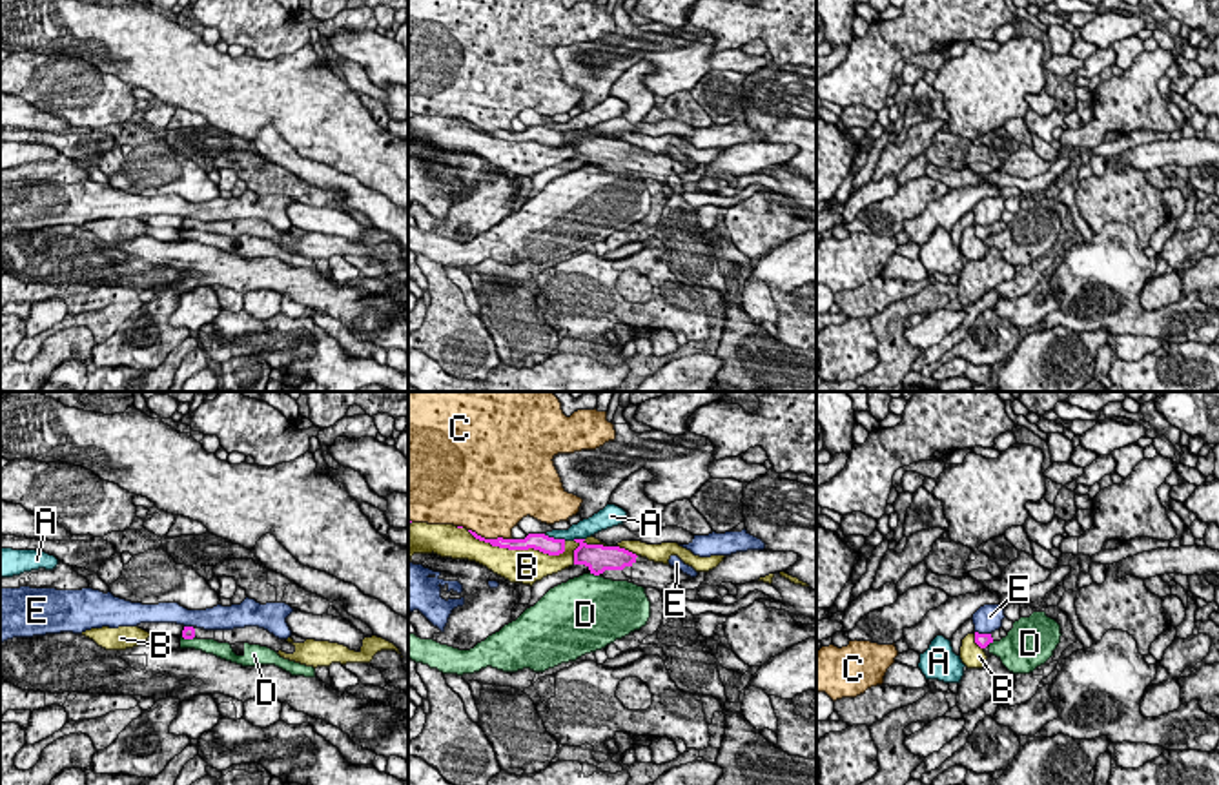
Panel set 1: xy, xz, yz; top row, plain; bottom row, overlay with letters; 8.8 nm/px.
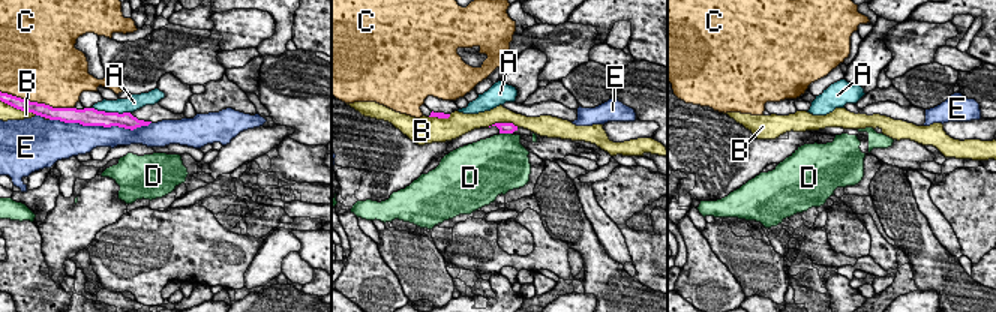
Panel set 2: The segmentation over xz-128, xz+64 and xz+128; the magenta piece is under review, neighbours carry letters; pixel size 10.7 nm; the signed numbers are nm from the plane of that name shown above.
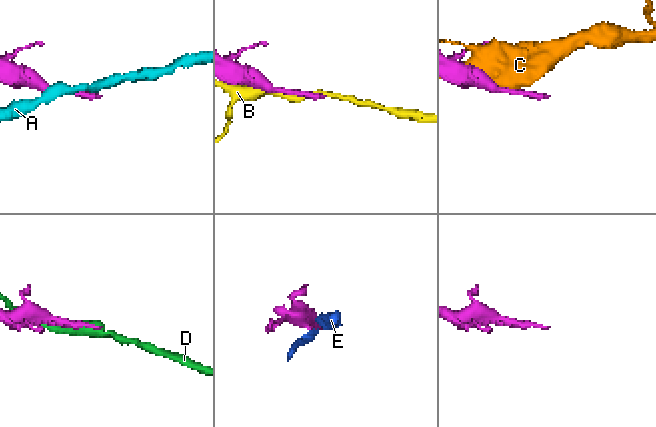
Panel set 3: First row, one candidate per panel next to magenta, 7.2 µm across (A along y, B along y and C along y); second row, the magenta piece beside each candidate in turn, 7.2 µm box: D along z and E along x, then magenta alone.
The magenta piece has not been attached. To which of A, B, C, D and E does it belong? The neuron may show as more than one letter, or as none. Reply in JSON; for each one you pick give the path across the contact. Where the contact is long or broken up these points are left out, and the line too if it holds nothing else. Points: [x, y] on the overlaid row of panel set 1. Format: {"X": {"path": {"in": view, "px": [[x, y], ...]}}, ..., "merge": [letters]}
{"merge": []}

